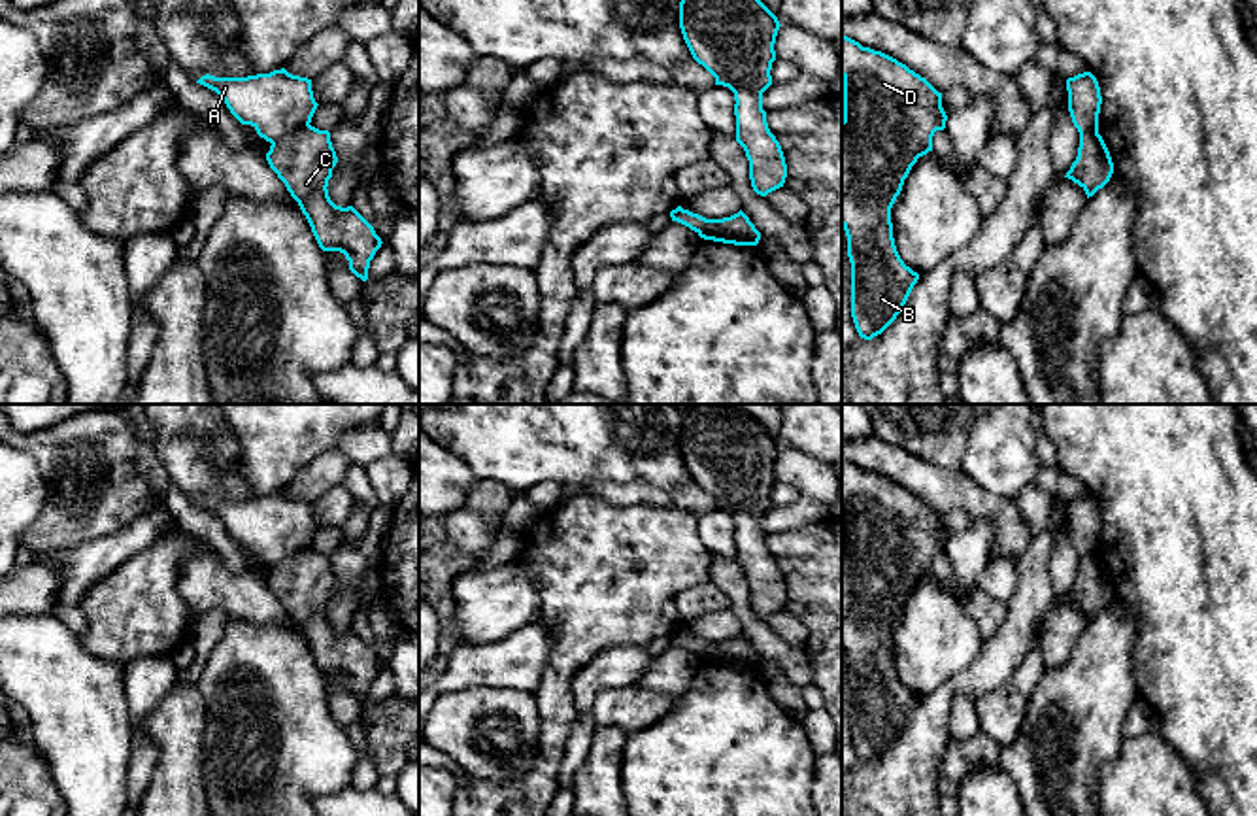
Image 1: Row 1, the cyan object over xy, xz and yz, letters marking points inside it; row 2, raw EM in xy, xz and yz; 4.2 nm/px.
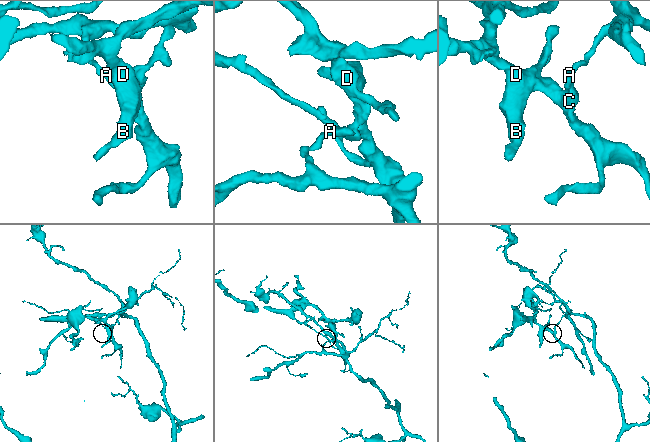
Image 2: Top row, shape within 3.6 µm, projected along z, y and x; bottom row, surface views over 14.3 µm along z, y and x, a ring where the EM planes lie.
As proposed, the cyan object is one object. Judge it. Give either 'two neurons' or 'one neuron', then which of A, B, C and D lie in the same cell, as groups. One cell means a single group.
two neurons | A / B C D

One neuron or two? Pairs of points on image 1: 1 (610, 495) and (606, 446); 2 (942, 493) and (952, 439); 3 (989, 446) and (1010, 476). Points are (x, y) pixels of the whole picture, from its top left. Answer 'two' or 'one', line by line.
1: two
2: two
3: one

